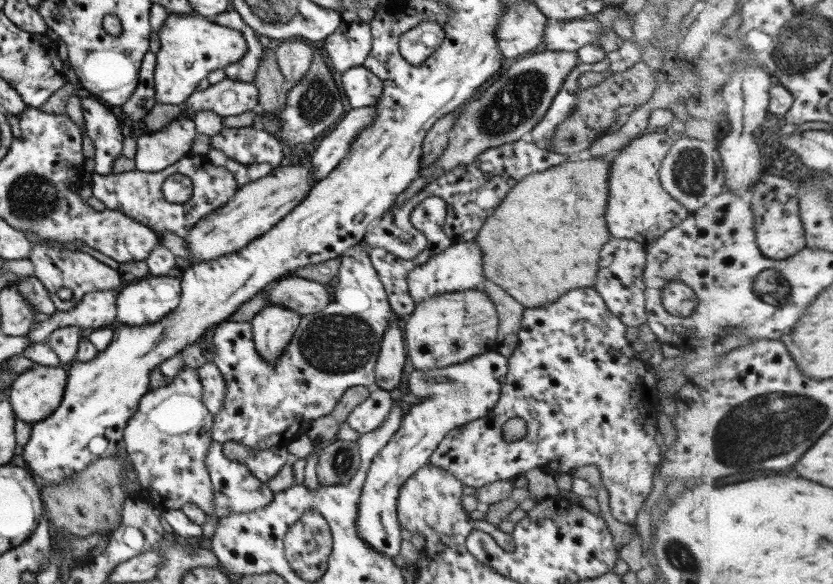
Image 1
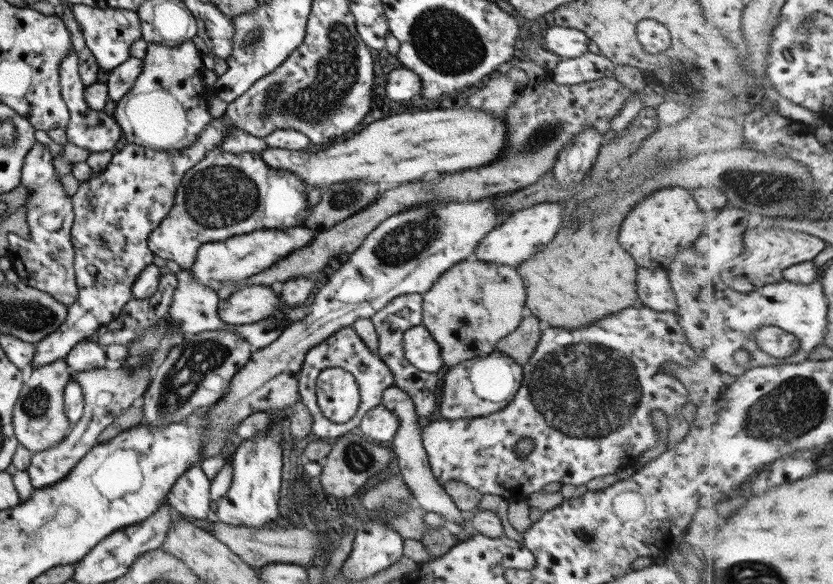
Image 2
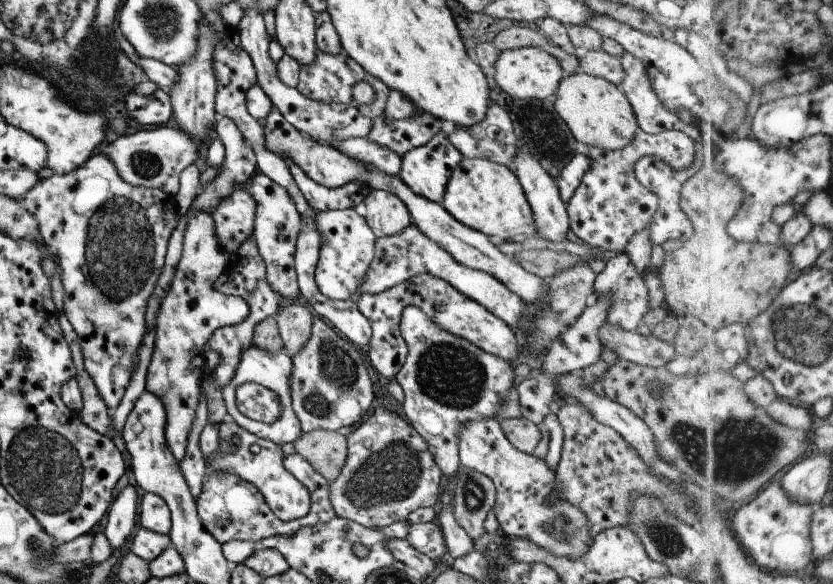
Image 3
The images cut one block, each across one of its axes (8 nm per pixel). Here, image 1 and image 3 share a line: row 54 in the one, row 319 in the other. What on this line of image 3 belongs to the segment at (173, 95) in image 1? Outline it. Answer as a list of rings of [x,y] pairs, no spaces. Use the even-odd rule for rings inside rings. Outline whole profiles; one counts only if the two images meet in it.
[[[190,206],[182,212],[188,216],[188,221],[182,238],[180,259],[154,318],[154,343],[144,384],[144,390],[155,395],[164,406],[166,423],[163,437],[169,453],[176,461],[184,456],[187,433],[200,394],[200,383],[207,369],[201,348],[215,329],[240,323],[248,313],[248,306],[242,298],[224,295],[214,288],[214,282],[233,254],[222,251],[219,246],[212,216],[201,211],[194,212]]]

